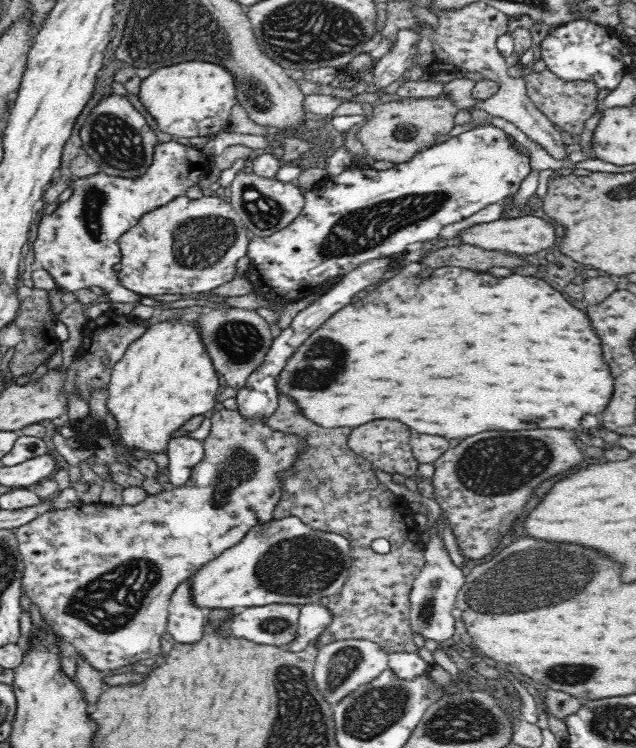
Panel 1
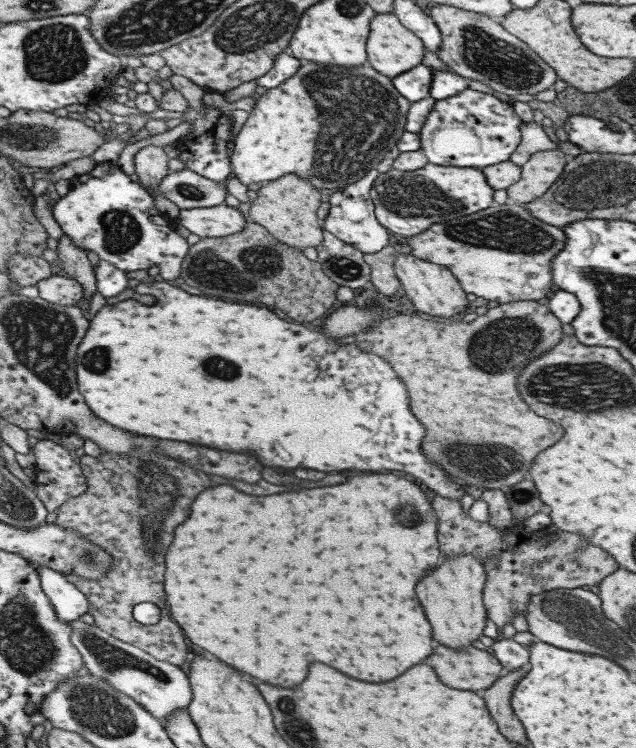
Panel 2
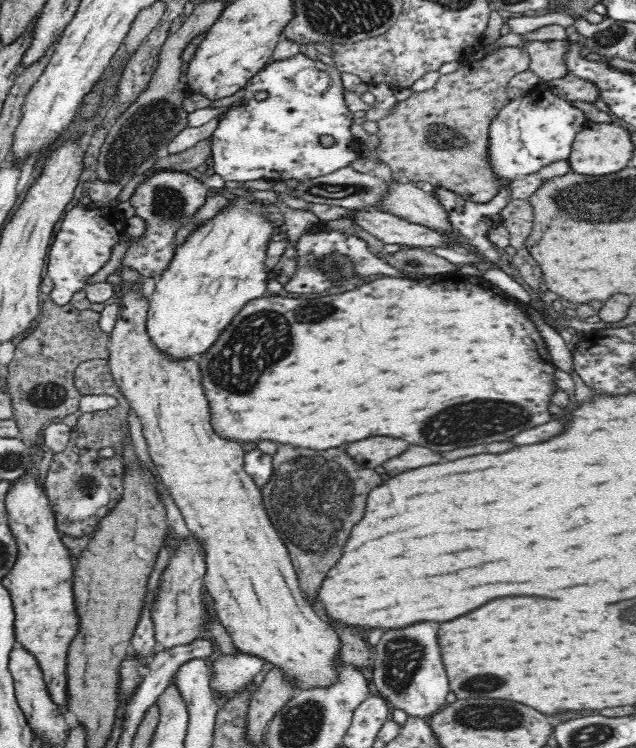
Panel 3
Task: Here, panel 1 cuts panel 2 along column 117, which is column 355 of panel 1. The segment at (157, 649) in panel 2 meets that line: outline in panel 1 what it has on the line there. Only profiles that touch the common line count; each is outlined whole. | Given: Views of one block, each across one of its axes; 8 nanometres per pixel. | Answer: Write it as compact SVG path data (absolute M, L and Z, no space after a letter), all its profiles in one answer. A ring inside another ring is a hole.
M279 397L277 409L266 420L266 425L272 432L297 436L304 443L303 451L295 456L294 462L277 474L282 494L278 504L273 508L273 519L298 517L312 530L339 534L349 542L352 566L342 588L332 596L319 598L316 602L328 609L332 620L328 628L316 639L316 649L320 650L330 642L364 640L375 642L389 656L395 653L413 654L417 651L417 647L412 628L408 623L409 594L413 580L419 576L425 563L423 557L425 543L421 539L419 524L412 516L412 510L407 509L406 500L392 493L378 478L377 468L348 446L347 440L352 430L322 430L320 426L304 419L293 398ZM376 538L389 540L391 549L388 553L380 554L370 547Z

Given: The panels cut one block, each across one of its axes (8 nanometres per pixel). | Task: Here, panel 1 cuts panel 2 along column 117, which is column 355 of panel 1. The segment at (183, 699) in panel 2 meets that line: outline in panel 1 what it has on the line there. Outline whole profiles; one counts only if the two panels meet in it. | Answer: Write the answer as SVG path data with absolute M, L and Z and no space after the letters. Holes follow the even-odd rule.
M348 640L330 642L318 650L313 666L313 679L321 697L332 707L342 702L348 694L354 693L362 686L376 681L384 670L388 670L389 655L375 642Z

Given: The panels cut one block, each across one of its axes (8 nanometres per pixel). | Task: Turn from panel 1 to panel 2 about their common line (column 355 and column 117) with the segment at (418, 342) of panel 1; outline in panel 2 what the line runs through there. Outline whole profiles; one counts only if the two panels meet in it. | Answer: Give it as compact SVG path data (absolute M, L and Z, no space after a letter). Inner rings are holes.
M151 282L150 284L139 283L135 288L137 294L149 294L157 302L153 306L143 306L137 300L129 298L123 302L117 302L113 306L105 306L98 310L89 322L89 330L85 332L81 346L77 348L75 358L75 370L77 370L77 390L81 392L85 404L89 410L105 420L111 426L117 426L121 430L143 434L151 438L161 440L175 440L175 442L191 442L205 448L217 448L227 452L241 452L241 454L257 454L257 462L261 466L269 468L303 468L303 470L321 470L321 472L379 472L379 470L399 470L411 474L413 478L421 480L427 488L433 490L437 495L459 500L464 492L463 489L451 477L443 471L439 463L435 464L423 456L419 442L425 434L425 428L417 422L417 418L409 412L409 396L405 390L405 384L397 378L397 374L391 370L391 366L377 358L375 354L357 350L355 344L337 344L331 338L323 336L321 332L309 330L299 324L289 324L285 320L279 320L273 312L257 306L247 304L229 304L213 298L203 296L191 296L179 288L173 288L165 282Z

